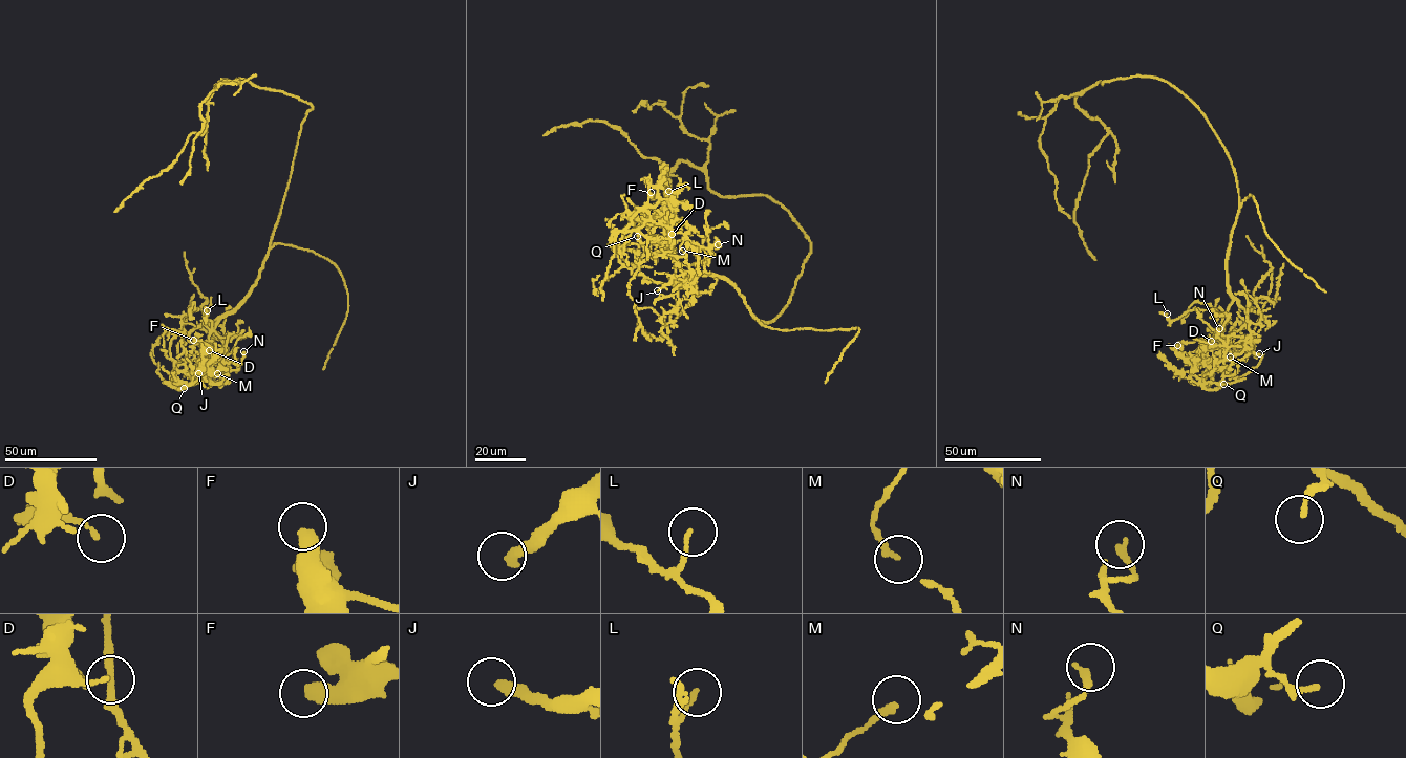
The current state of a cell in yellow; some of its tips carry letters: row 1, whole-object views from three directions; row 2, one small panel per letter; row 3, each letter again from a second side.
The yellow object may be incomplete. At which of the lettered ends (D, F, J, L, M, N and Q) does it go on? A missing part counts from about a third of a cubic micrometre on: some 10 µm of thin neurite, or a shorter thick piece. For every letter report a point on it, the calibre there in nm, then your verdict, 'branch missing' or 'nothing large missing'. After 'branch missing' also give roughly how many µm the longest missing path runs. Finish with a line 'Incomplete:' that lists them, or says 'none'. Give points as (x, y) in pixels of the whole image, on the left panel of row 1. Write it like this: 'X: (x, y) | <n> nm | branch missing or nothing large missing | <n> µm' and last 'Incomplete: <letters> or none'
D: (209, 350) | 140 nm | nothing large missing
F: (193, 340) | 480 nm | nothing large missing
J: (198, 373) | 320 nm | nothing large missing
L: (207, 310) | 140 nm | nothing large missing
M: (217, 373) | 120 nm | nothing large missing
N: (243, 351) | 240 nm | nothing large missing
Q: (184, 388) | 180 nm | nothing large missing
Incomplete: none

